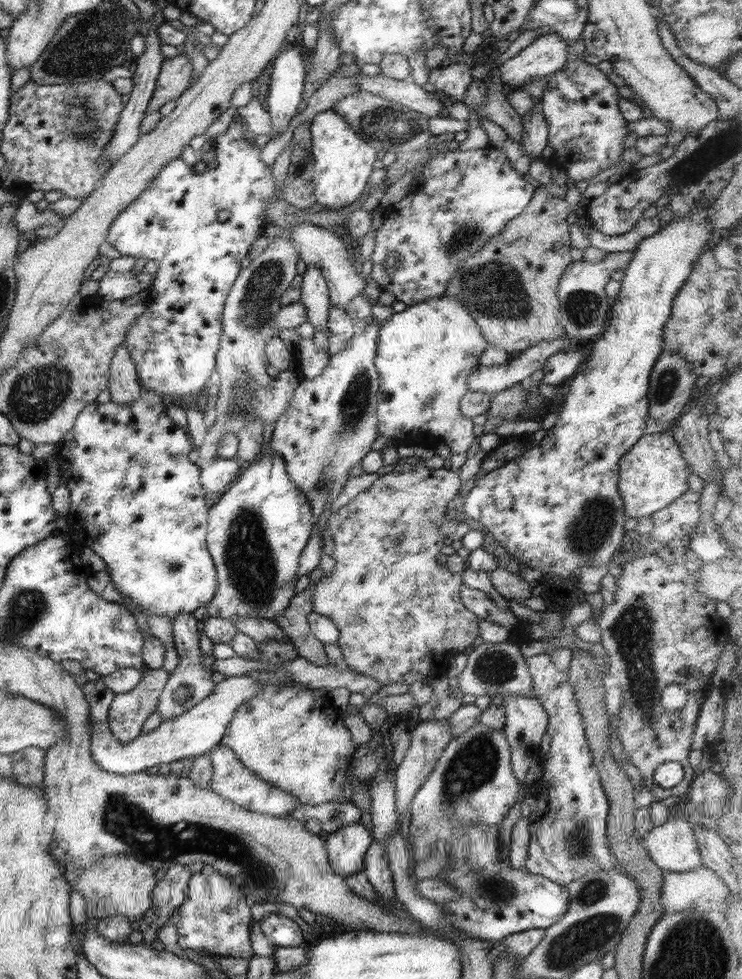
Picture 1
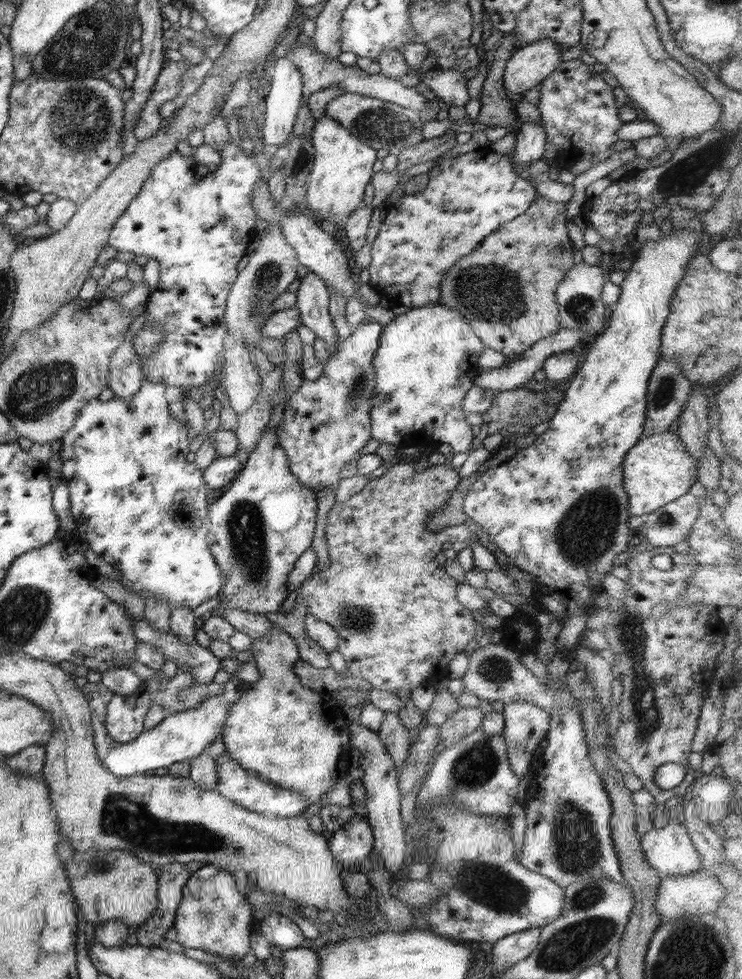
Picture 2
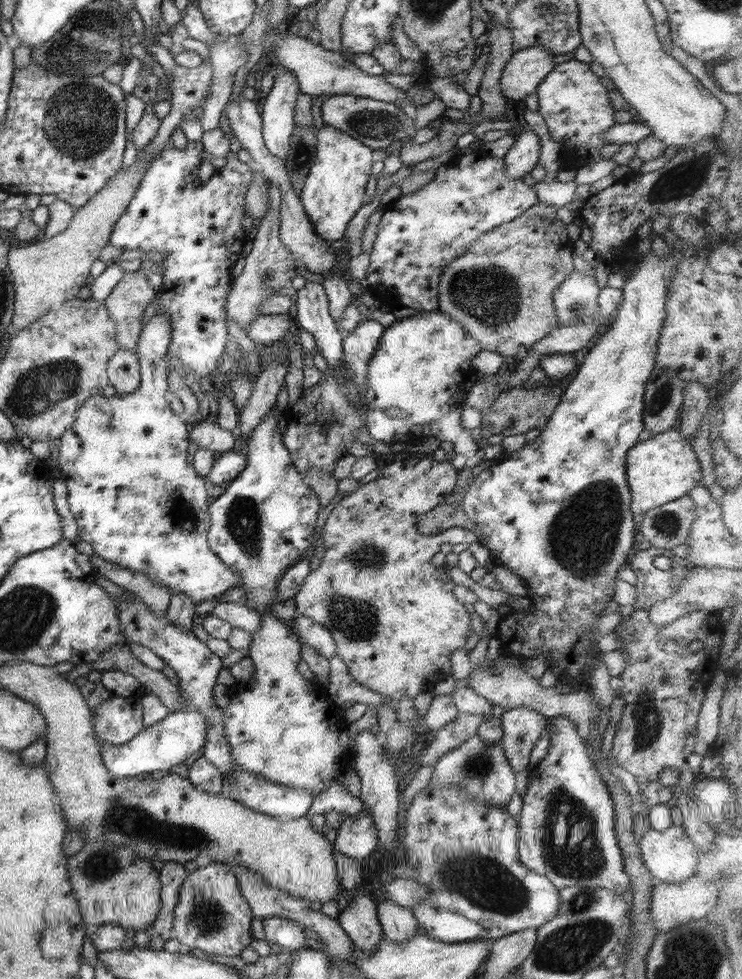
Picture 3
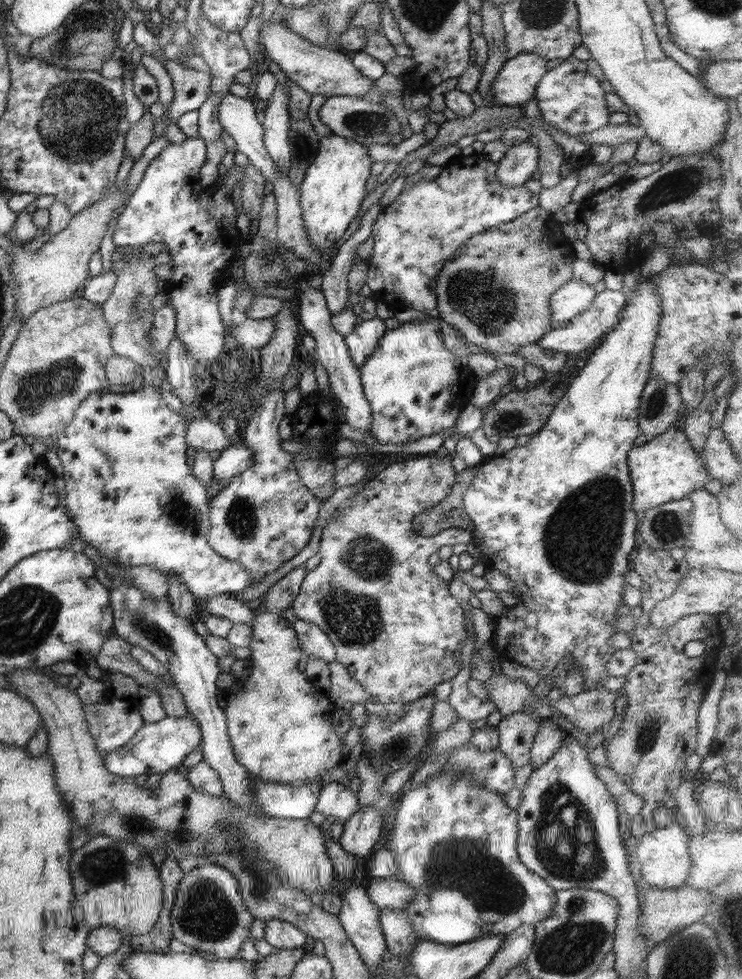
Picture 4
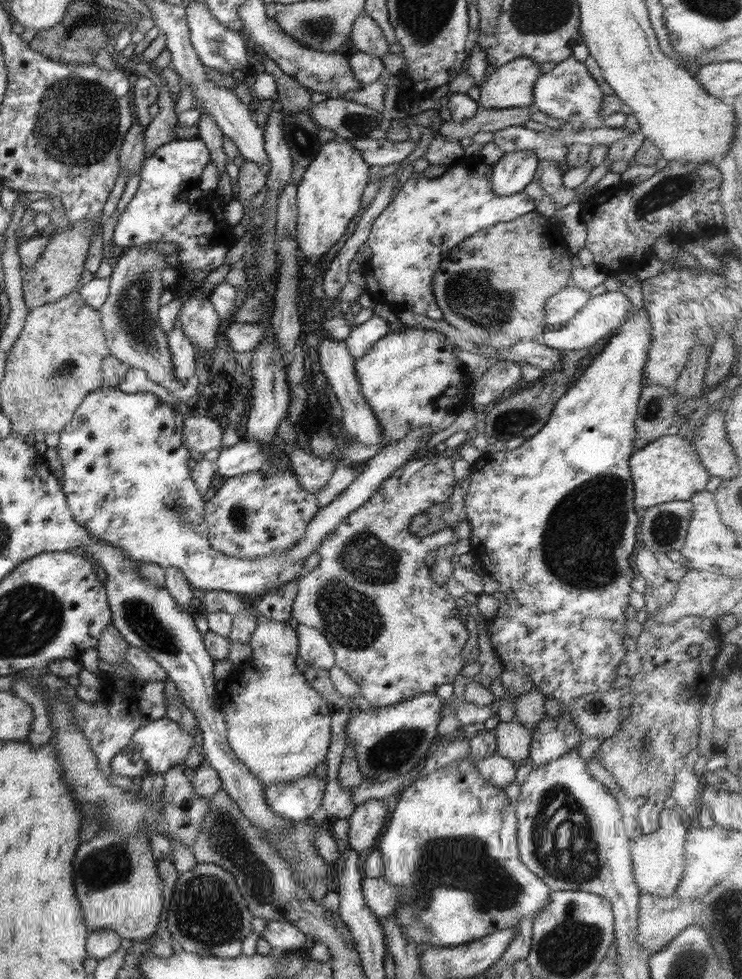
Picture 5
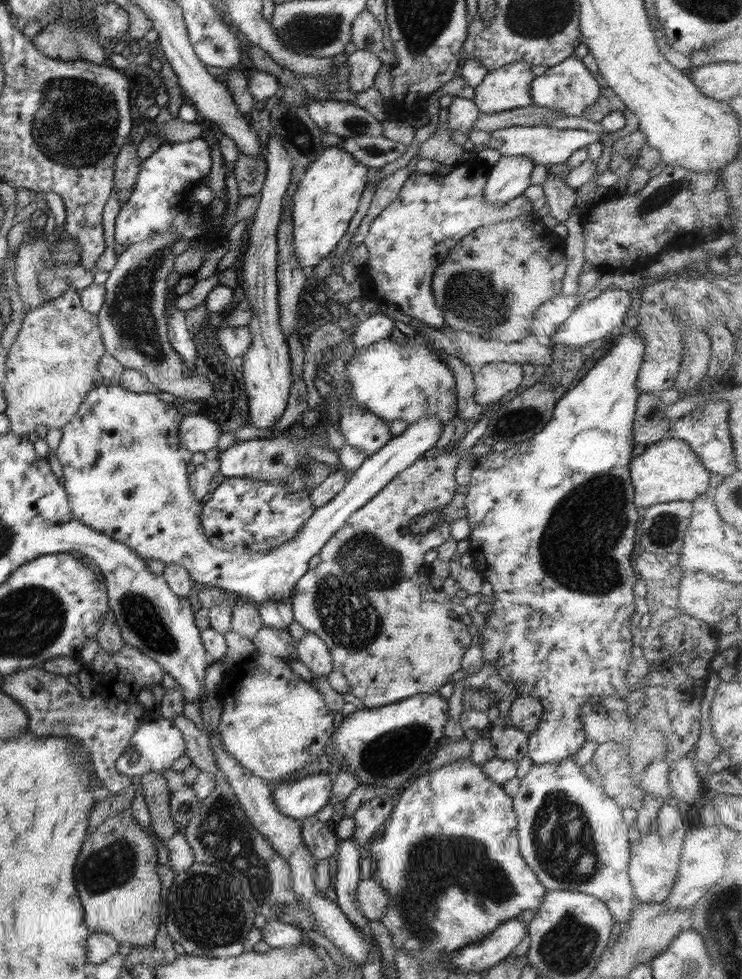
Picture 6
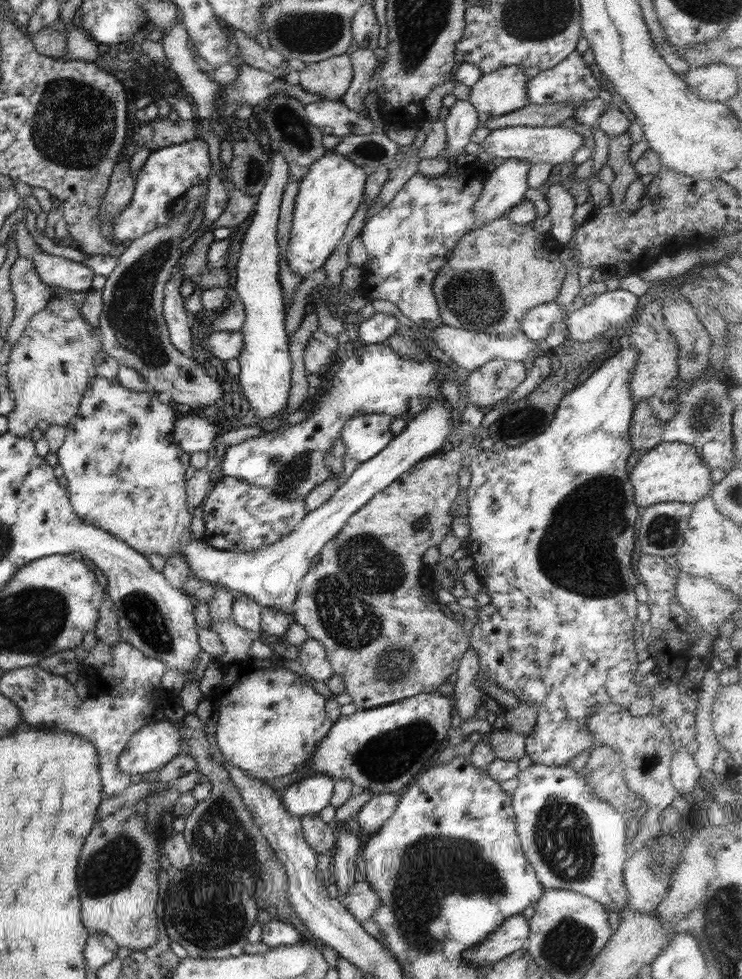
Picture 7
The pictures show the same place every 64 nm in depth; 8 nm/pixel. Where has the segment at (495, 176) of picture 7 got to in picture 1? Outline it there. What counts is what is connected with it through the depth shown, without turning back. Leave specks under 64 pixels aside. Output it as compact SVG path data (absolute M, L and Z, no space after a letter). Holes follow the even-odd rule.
M539 104L534 106L533 112L522 116L524 135L520 139L522 150L528 154L528 158L541 159L541 154L548 142L548 124L542 115Z

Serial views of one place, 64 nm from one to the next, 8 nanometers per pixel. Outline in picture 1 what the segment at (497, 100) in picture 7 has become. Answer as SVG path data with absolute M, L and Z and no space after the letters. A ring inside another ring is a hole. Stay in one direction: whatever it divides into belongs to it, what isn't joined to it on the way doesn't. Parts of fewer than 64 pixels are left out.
M556 32L551 34L542 34L537 36L534 41L524 48L520 53L506 60L502 65L498 66L498 73L504 83L510 88L525 89L527 85L538 78L544 78L549 74L554 74L560 70L568 62L568 50L570 42L562 40Z

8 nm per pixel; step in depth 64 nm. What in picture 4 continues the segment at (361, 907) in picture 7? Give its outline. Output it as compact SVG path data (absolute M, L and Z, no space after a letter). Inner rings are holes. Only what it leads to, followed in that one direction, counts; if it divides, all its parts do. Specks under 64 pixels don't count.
M371 877L366 884L366 892L378 911L405 910L410 904L411 898L414 897L414 888L411 888L410 884L406 884L404 880L396 878Z

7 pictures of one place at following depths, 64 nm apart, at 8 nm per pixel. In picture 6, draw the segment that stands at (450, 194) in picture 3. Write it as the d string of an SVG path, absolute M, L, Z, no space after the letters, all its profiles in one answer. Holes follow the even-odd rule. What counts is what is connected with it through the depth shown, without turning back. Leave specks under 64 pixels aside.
M470 158L465 162L457 163L452 172L446 176L428 175L414 171L404 186L400 189L396 200L389 204L380 216L370 223L368 234L364 237L364 244L368 248L369 257L365 262L368 276L366 280L366 298L375 303L391 302L400 311L406 313L412 319L420 320L424 325L440 330L445 326L442 310L435 304L435 297L431 288L434 272L460 240L474 232L476 228L490 225L496 221L516 219L524 211L532 209L532 202L522 195L502 206L490 206L484 200L484 189L488 180L490 167L480 162L478 158Z

